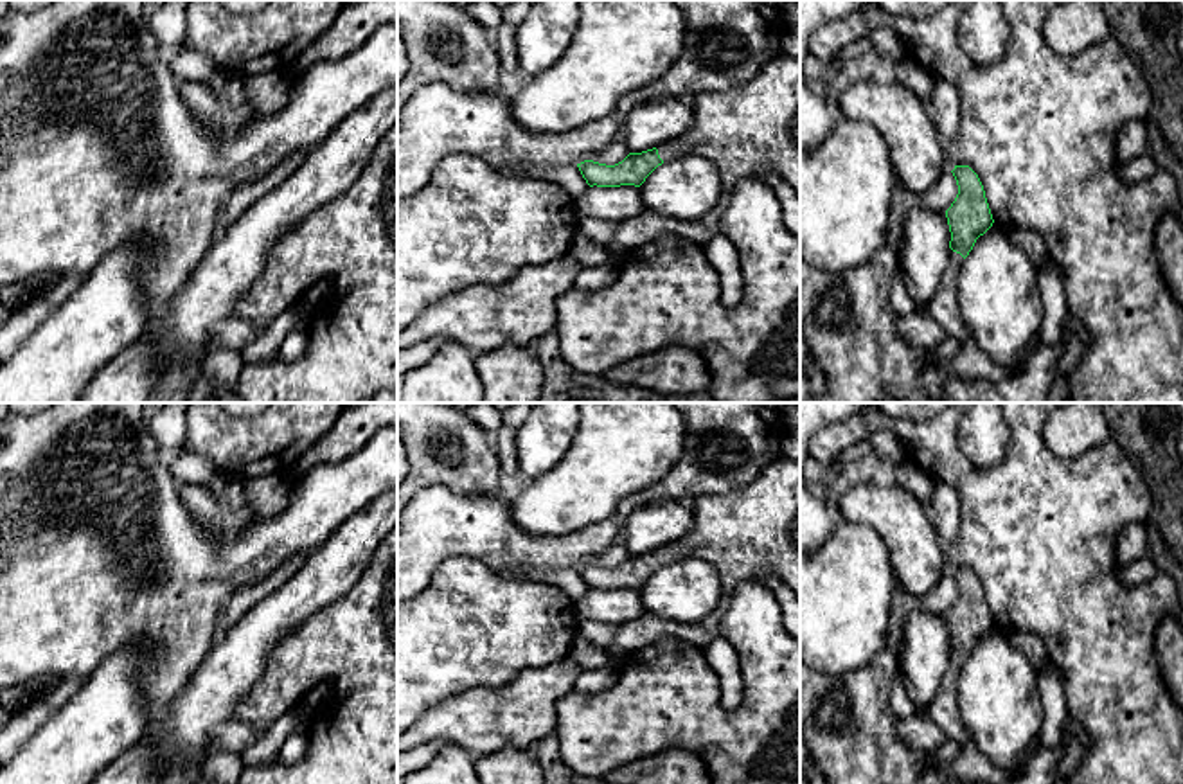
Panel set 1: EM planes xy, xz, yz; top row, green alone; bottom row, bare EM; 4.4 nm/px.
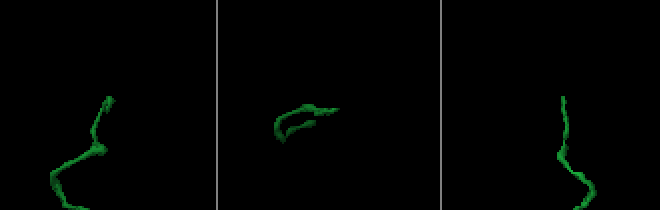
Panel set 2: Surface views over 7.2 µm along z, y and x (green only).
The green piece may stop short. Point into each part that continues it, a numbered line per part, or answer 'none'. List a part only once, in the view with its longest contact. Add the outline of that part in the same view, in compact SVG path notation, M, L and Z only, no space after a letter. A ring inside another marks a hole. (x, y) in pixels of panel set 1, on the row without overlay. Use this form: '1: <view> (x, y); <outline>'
1: xz (754, 529); M777 459L741 489L698 496L690 505L690 532L656 552L663 565L692 559L712 563L723 584L719 606L696 624L653 617L620 624L608 647L615 660L662 638L708 646L721 637L735 588L757 581L760 572L780 577L800 601L800 460Z

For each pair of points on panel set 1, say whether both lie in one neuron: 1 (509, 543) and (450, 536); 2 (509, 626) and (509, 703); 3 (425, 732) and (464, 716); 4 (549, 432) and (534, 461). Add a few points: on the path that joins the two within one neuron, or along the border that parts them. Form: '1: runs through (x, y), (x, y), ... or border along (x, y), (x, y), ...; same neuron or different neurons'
1: runs through (495, 540), (491, 536), (464, 536); same neuron
2: border along (547, 664), (529, 664), (498, 687), (468, 691); different neurons
3: runs through (434, 725), (455, 720); same neuron
4: runs through (543, 439), (536, 454); same neuron

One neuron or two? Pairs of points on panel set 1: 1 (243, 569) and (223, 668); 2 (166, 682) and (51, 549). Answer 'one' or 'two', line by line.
1: two
2: one

